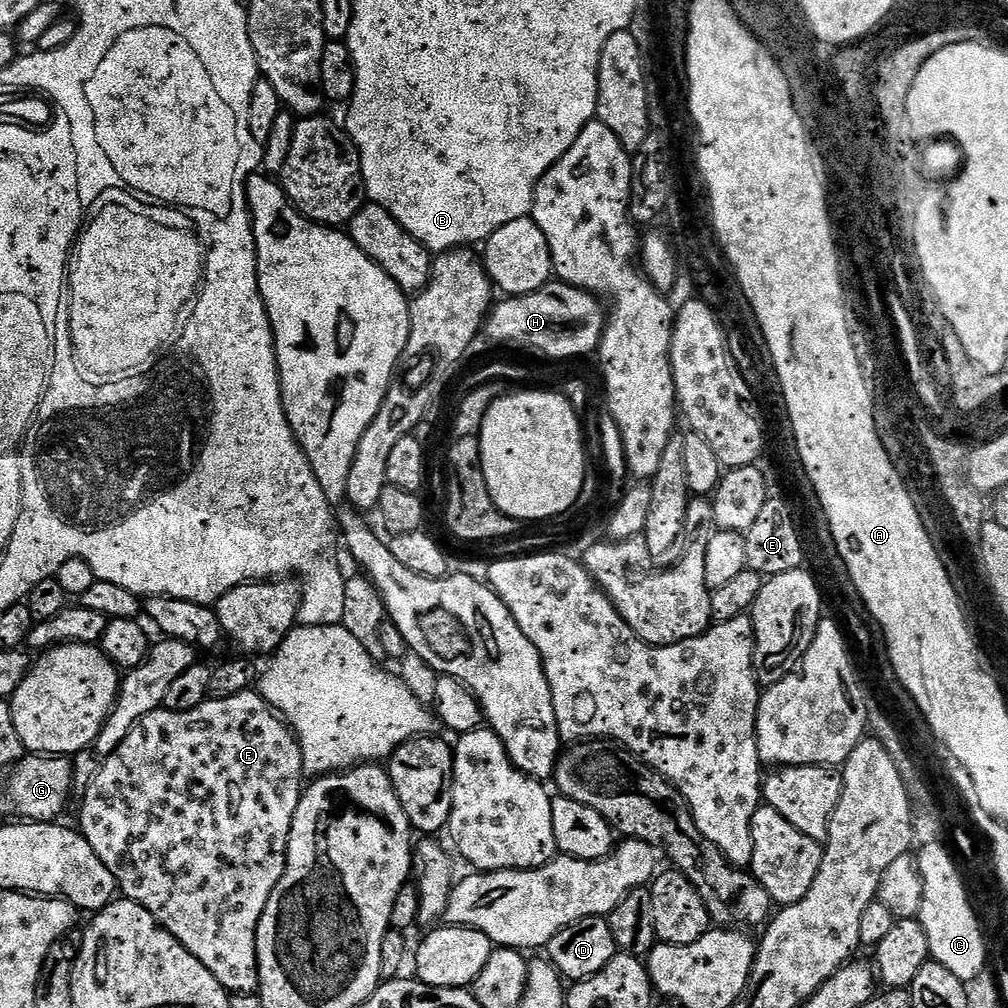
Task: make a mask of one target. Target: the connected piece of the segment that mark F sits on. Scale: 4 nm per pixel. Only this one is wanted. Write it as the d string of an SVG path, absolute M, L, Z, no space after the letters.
M256 690L242 694L234 694L230 698L204 700L194 710L175 712L166 707L159 707L155 712L146 714L126 734L126 738L114 750L114 754L103 757L99 761L88 789L82 793L84 800L80 804L80 824L78 830L94 846L94 854L106 862L110 874L114 874L117 889L127 899L142 905L154 914L154 918L169 934L177 940L229 993L239 992L249 986L259 985L260 975L256 965L256 935L258 922L262 918L262 910L266 910L266 902L270 902L270 894L274 894L274 886L284 873L288 857L290 830L294 822L294 814L298 810L300 794L306 787L306 773L302 762L302 750L287 721L260 696Z

